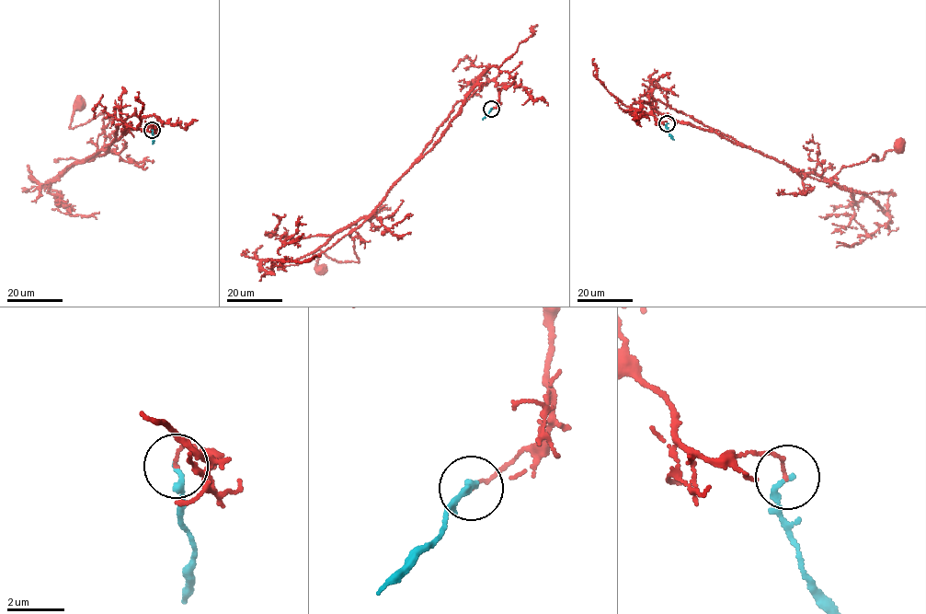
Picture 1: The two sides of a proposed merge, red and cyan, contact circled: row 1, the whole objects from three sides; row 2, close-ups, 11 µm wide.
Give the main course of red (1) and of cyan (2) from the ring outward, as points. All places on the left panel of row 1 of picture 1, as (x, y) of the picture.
1: (152, 130), (125, 123), (127, 131), (99, 154), (97, 142), (111, 117), (103, 112), (71, 128), (79, 106)
2: (152, 130), (153, 143)

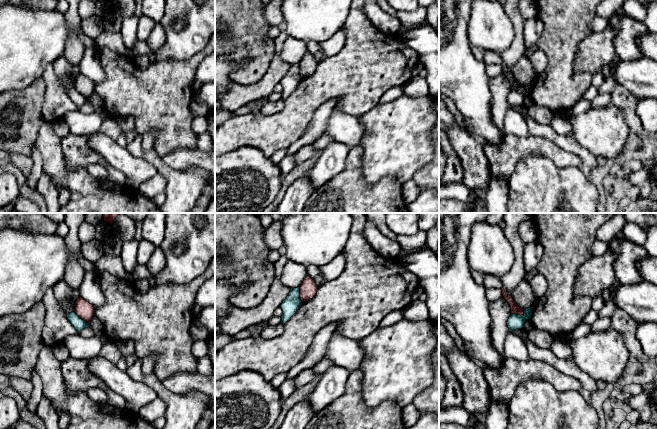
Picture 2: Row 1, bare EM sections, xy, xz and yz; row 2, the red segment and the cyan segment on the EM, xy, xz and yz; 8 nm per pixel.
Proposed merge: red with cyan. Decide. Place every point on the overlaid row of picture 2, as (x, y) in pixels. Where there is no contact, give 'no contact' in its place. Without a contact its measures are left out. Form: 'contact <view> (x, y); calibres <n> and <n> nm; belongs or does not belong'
contact yz (519, 314); calibres 80 and 120 nm; does not belong

